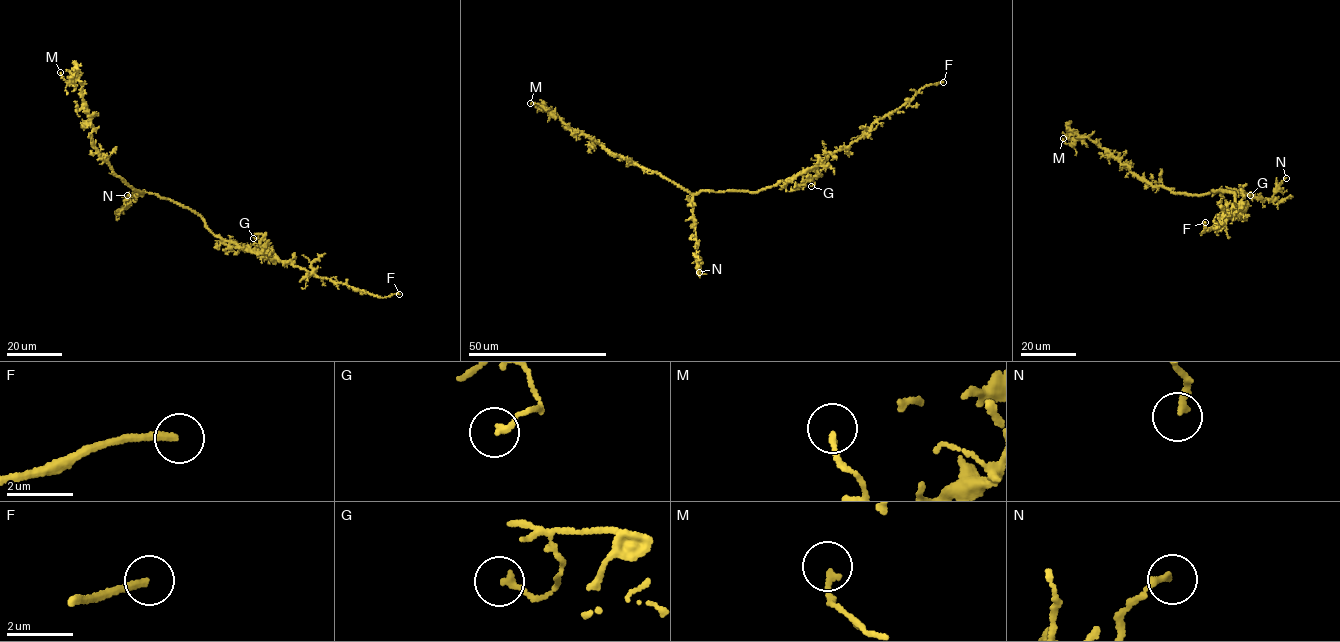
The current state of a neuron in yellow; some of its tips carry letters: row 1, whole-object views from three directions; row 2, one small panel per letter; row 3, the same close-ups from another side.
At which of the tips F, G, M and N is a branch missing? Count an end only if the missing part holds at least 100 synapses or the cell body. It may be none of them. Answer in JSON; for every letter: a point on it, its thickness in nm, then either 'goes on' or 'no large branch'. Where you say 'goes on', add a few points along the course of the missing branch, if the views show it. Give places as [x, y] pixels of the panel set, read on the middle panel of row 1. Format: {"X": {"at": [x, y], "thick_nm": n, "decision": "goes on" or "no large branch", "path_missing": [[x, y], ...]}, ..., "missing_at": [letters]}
{"F": {"at": [943, 82], "thick_nm": 220, "decision": "goes on", "path_missing": [[943, 82], [983, 76], [995, 78]]}, "G": {"at": [811, 186], "thick_nm": 180, "decision": "no large branch"}, "M": {"at": [530, 103], "thick_nm": 170, "decision": "no large branch"}, "N": {"at": [699, 272], "thick_nm": 200, "decision": "no large branch"}, "missing_at": ["F"]}

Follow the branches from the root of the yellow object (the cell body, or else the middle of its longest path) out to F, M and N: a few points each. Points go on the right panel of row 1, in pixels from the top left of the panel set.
F: (1225, 190), (1235, 195), (1235, 213), (1230, 210), (1224, 223), (1203, 232), (1205, 222)
M: (1225, 190), (1197, 196), (1174, 193), (1148, 183), (1088, 138), (1079, 136), (1070, 144), (1063, 138)
N: (1225, 190), (1212, 191), (1223, 192), (1230, 189), (1270, 199), (1286, 178)

